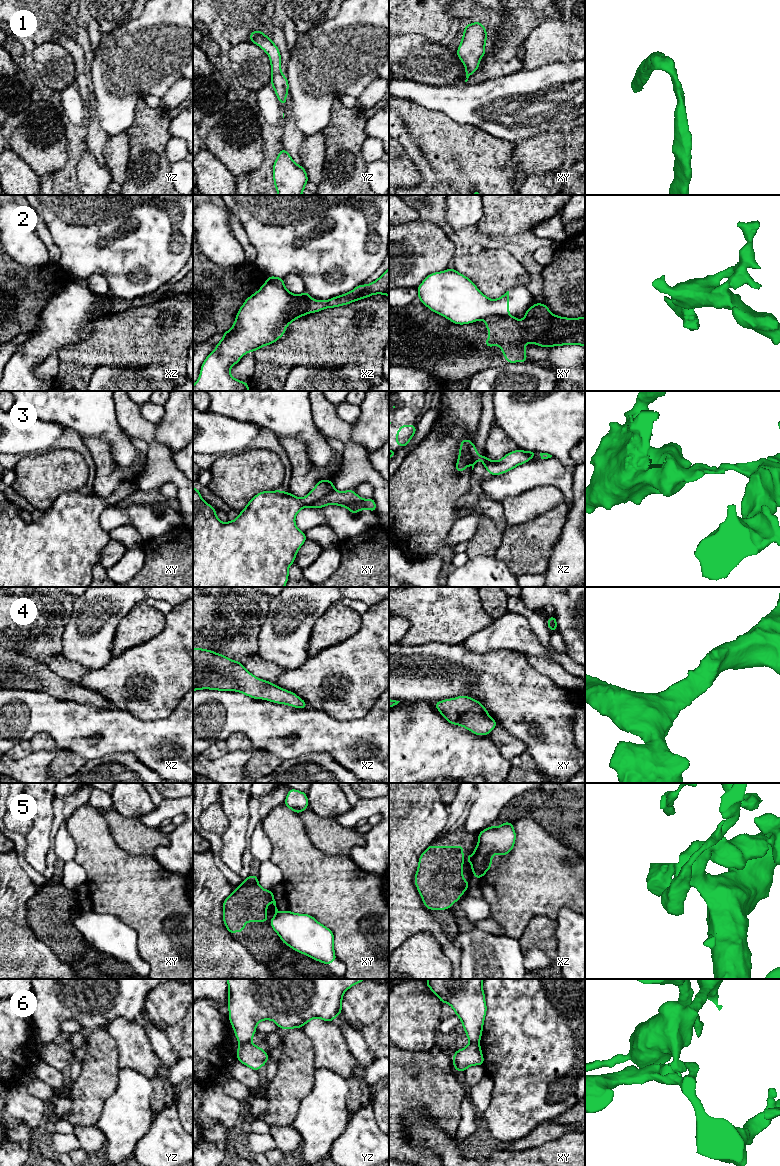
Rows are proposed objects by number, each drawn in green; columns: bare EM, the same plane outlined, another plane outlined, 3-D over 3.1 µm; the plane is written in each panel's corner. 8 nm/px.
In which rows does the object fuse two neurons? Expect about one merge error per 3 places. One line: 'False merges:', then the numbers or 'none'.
False merges: 2, 3, 5, 6

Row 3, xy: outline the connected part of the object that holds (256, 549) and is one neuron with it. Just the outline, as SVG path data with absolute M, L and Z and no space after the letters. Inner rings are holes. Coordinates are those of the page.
M320 480L314 489L304 498L293 496L291 493L283 492L281 490L263 491L249 501L247 506L240 512L235 520L222 523L216 516L216 510L202 499L201 493L197 487L193 488L193 587L284 587L288 581L289 566L294 563L299 548L307 540L305 533L299 530L295 525L296 514L302 508L313 504L323 496L331 493L334 489L331 480Z

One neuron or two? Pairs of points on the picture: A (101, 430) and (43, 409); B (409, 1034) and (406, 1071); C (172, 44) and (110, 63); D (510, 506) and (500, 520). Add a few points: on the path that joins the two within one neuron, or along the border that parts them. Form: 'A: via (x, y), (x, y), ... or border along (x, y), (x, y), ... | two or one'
A: via (87, 416), (80, 409), (57, 409) | one
B: border along (399, 1047), (405, 1050), (429, 1052) | two
C: via (157, 49), (144, 57), (130, 63), (125, 63) | one
D: border along (500, 502), (508, 524) | two

